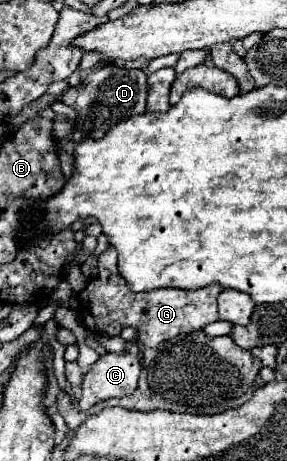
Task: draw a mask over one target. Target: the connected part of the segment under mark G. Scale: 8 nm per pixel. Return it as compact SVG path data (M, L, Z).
M107 246L107 250L99 256L99 274L89 280L89 284L77 296L77 312L93 334L119 336L123 328L133 326L145 346L157 348L169 338L201 330L205 324L215 322L219 292L219 284L209 284L197 290L157 288L151 292L131 292L125 278L117 272L117 250Z

